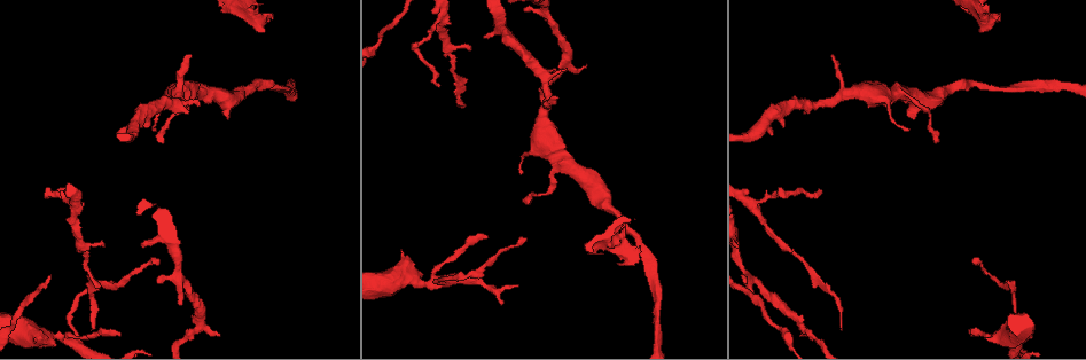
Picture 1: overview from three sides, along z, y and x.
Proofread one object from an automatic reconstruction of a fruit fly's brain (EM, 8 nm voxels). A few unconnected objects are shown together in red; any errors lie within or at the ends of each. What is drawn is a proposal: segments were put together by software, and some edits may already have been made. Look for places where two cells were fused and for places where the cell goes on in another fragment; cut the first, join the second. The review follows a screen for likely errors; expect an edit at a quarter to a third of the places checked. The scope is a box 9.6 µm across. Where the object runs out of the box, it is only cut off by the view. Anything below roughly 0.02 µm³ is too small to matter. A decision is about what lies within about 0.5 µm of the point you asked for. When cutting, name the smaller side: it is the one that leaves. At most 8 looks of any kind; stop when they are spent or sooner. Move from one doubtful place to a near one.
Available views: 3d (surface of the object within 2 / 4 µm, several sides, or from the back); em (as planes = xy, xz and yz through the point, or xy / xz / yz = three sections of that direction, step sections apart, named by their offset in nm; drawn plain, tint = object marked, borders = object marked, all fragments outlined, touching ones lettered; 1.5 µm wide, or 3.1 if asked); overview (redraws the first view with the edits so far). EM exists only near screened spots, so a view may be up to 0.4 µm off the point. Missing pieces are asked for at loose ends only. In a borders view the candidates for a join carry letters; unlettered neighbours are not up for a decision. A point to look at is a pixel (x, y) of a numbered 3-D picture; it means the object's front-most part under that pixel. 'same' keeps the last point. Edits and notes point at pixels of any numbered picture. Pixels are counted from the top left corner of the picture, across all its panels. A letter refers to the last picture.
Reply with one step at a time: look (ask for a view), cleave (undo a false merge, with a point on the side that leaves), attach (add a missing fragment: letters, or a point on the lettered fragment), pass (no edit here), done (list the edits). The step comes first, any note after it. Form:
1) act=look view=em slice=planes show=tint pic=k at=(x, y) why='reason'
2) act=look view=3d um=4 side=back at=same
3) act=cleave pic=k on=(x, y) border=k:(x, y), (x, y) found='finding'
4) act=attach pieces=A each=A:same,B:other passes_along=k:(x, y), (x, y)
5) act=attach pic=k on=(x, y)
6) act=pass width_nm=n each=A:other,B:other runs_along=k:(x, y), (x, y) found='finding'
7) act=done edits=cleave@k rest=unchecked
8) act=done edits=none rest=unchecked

act=look view=em slice=planes show=borders pic=1 at=(840, 327) why='thin end'

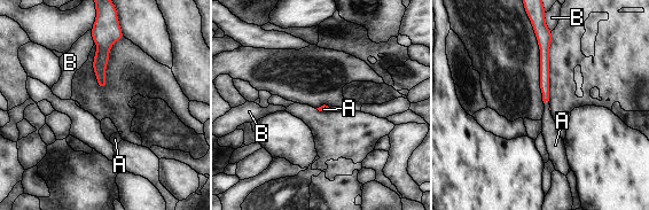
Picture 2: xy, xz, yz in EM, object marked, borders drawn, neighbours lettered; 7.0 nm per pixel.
act=attach pieces=A each=A:same,B:other passes_along=2:(544, 64), (546, 100), (549, 131) found='the cell continues'

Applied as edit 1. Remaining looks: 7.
act=look view=overview

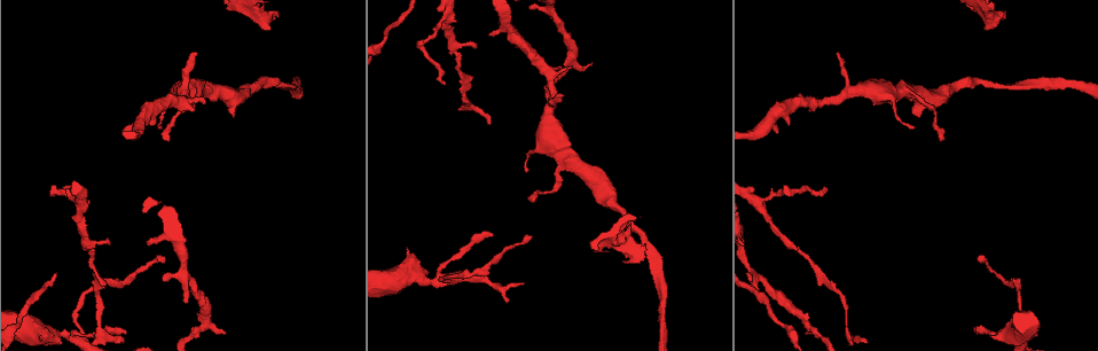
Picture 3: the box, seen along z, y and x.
act=look view=em slice=planes show=borders pic=3 at=(756, 201) why='three arms meet'

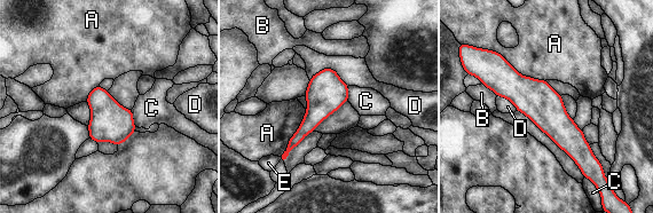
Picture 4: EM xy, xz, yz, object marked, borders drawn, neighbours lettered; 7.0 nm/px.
act=pass each=A:other,B:other,C:other,D:other,E:other border=4:(131, 110), (135, 125) found='all the same cell'

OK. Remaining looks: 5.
act=look view=em slice=yz step=8 show=tint pic=3 at=(445, 83) why='an open end'

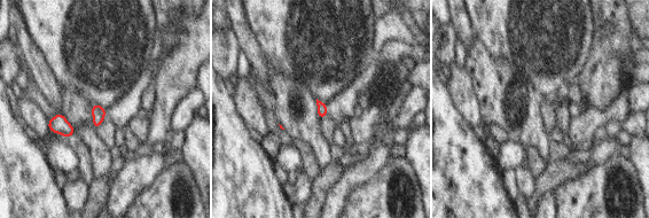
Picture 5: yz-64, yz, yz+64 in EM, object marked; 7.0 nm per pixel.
act=look view=em slice=planes show=tint at=same why='another direction'

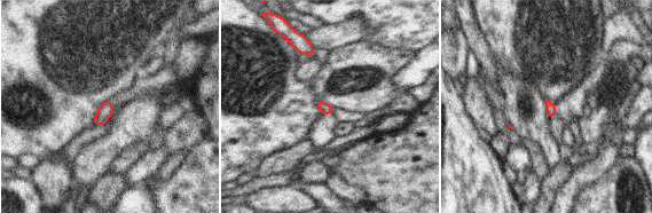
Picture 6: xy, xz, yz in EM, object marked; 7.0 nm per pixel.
act=look view=em slice=planes show=borders at=same

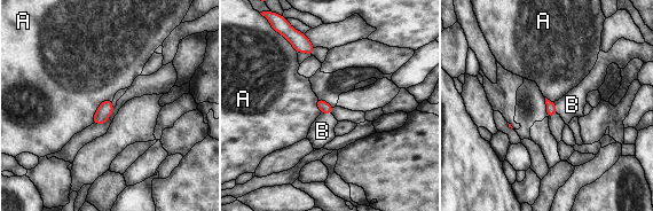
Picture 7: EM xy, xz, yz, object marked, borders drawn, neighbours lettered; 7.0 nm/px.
act=attach pieces=B longest_contact=A:220nm each=A:other,B:same passes_along=7:(325, 108), (327, 112), (322, 131) found='it goes on there'

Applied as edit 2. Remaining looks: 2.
act=done edits=attach@2,attach@7 rest=unchecked

